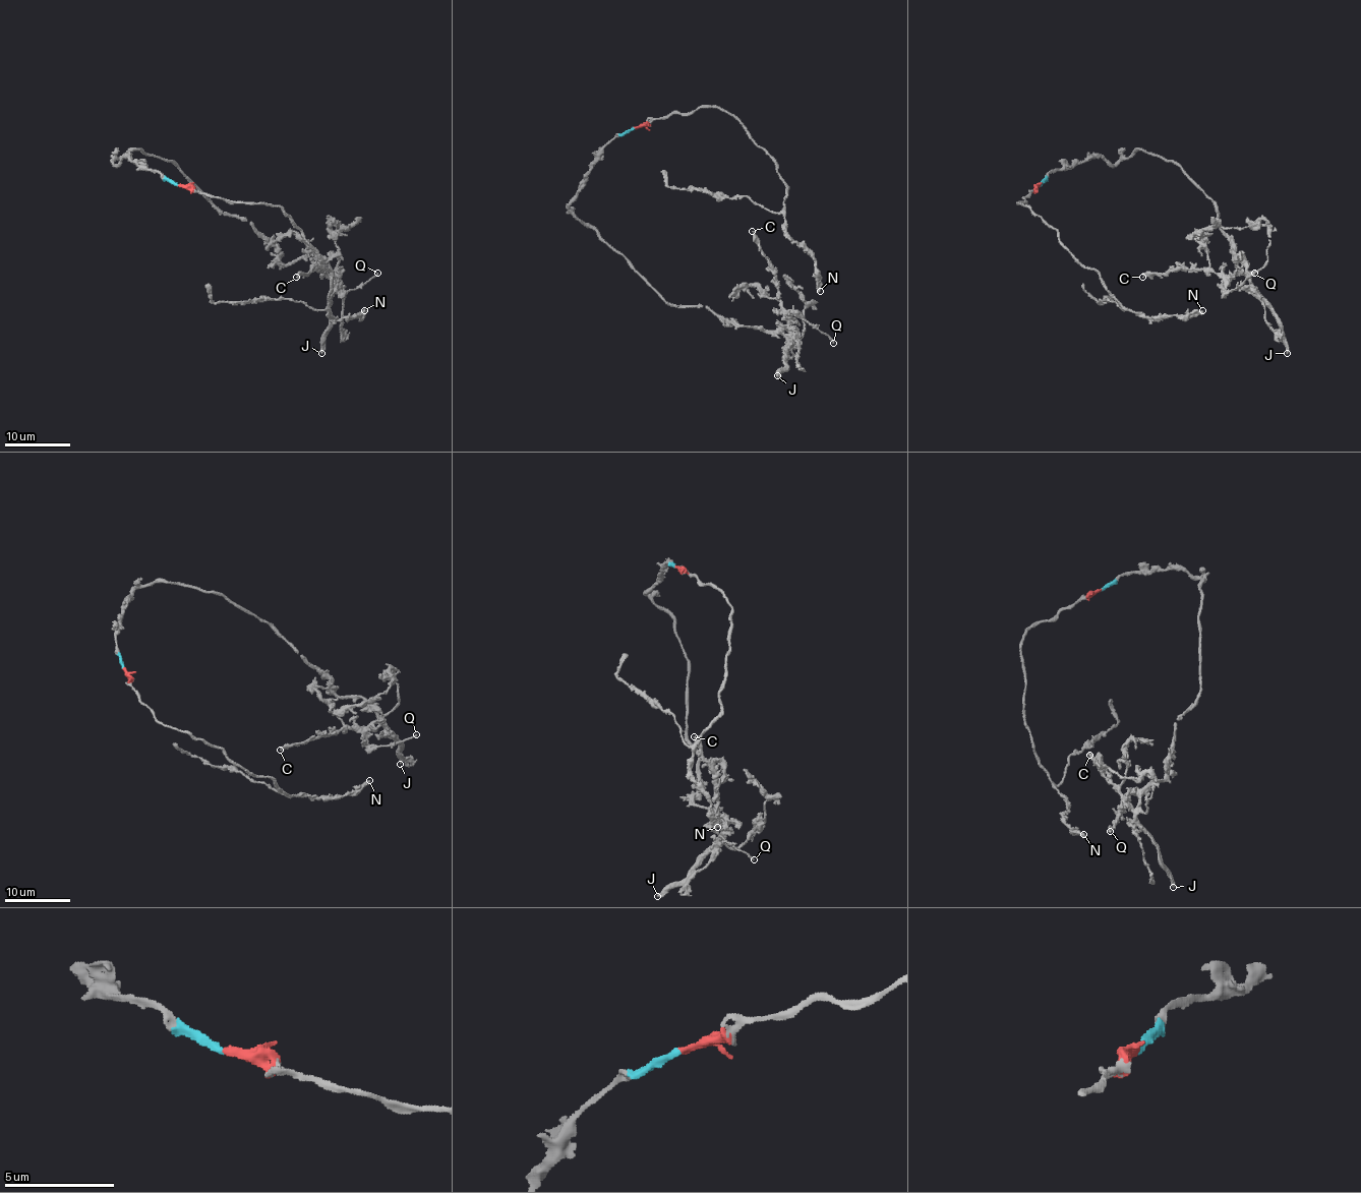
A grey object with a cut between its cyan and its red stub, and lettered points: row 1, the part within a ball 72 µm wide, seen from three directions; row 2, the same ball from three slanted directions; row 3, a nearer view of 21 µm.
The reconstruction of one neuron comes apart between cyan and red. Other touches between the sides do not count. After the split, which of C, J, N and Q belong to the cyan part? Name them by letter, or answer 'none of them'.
C, J, Q

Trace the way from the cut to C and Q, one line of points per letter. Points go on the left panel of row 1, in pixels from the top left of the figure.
C: (178, 184), (129, 157), (113, 162), (130, 151), (167, 159), (282, 262), (317, 256), (333, 274), (297, 278)
Q: (178, 184), (129, 157), (113, 162), (130, 151), (171, 162), (285, 264), (317, 256), (341, 290), (378, 273)

